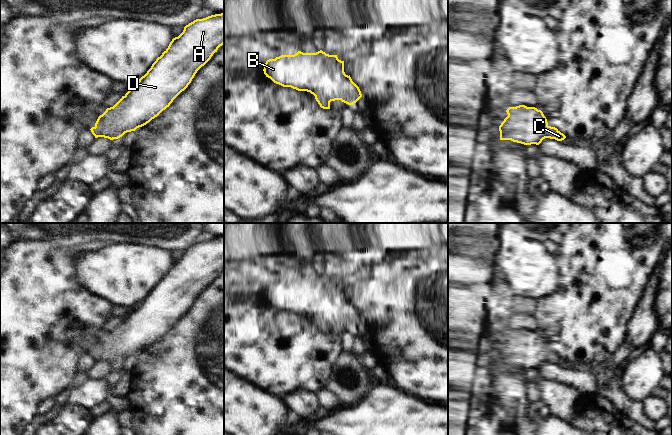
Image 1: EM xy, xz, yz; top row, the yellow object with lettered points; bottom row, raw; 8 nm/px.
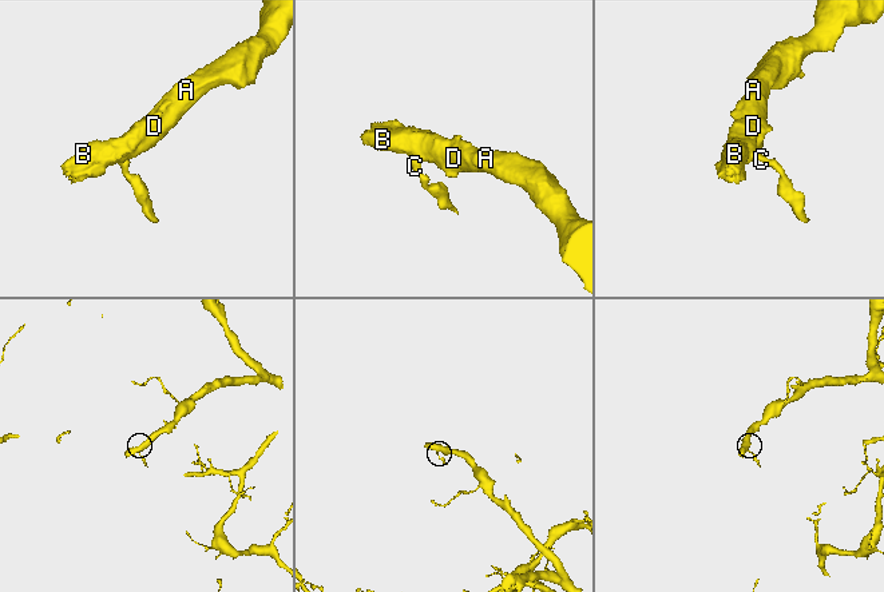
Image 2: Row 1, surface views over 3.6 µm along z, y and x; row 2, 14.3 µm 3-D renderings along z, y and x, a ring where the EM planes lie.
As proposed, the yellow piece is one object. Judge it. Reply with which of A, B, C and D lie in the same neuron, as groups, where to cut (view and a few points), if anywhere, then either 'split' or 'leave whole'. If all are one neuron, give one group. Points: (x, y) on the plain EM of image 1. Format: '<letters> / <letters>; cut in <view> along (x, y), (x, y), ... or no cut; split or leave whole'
A B C D; no cut; leave whole

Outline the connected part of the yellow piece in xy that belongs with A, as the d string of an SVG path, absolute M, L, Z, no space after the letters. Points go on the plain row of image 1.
M224 237L208 240L203 243L196 243L184 251L183 256L172 263L168 272L152 288L147 297L122 322L100 339L95 350L90 354L95 362L104 361L110 364L118 363L125 357L135 355L157 341L163 334L170 330L173 324L184 315L191 307L197 295L204 290L224 268Z

